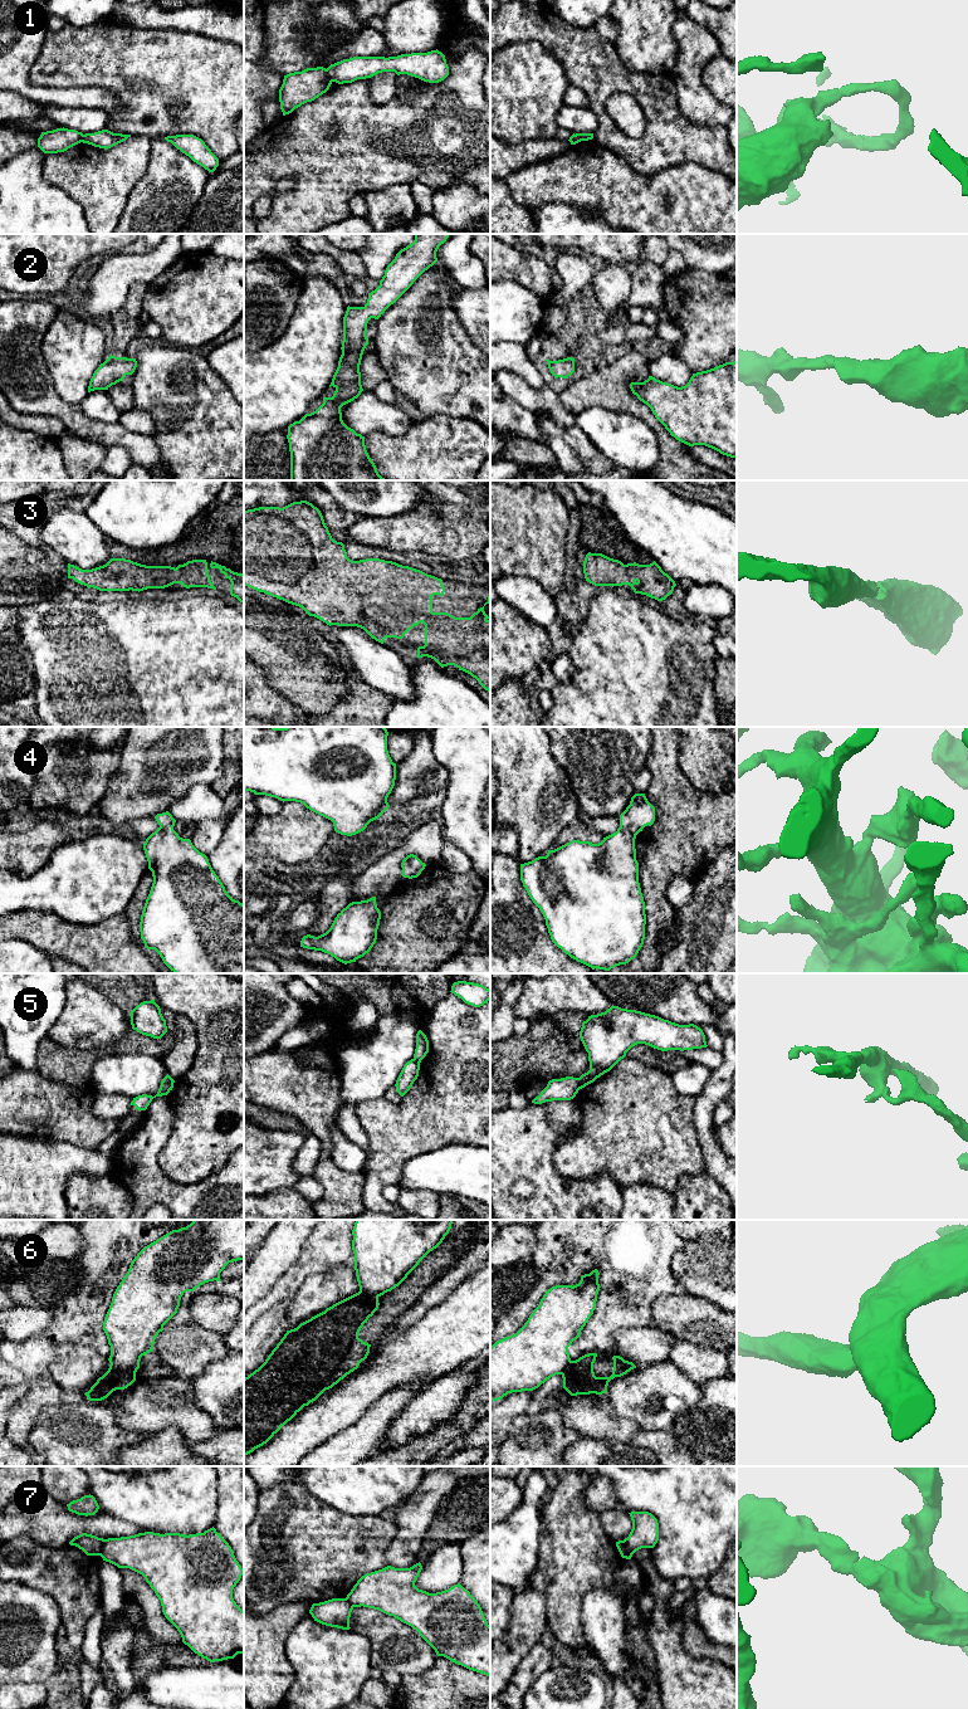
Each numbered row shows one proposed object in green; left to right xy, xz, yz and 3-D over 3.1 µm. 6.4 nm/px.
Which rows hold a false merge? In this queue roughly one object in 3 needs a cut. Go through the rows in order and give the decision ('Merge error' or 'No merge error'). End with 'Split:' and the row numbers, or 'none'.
1: Merge error
2: No merge error
3: No merge error
4: No merge error
5: Merge error
6: Merge error
7: Merge error
Split: 1, 5, 6, 7

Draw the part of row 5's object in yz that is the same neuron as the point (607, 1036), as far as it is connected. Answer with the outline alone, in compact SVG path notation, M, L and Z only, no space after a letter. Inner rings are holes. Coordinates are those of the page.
M619 1006L588 1016L582 1022L580 1037L590 1061L590 1070L578 1078L580 1089L610 1071L637 1044L661 1051L708 1046L703 1030L694 1024L679 1025L655 1015Z

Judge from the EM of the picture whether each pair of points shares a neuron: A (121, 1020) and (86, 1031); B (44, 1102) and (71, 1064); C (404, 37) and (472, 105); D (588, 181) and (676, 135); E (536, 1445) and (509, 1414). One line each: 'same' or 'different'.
A: same
B: different
C: different
D: different
E: different

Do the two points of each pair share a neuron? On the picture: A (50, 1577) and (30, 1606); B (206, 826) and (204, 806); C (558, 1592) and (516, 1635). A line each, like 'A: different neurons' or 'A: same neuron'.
A: different neurons
B: different neurons
C: different neurons

